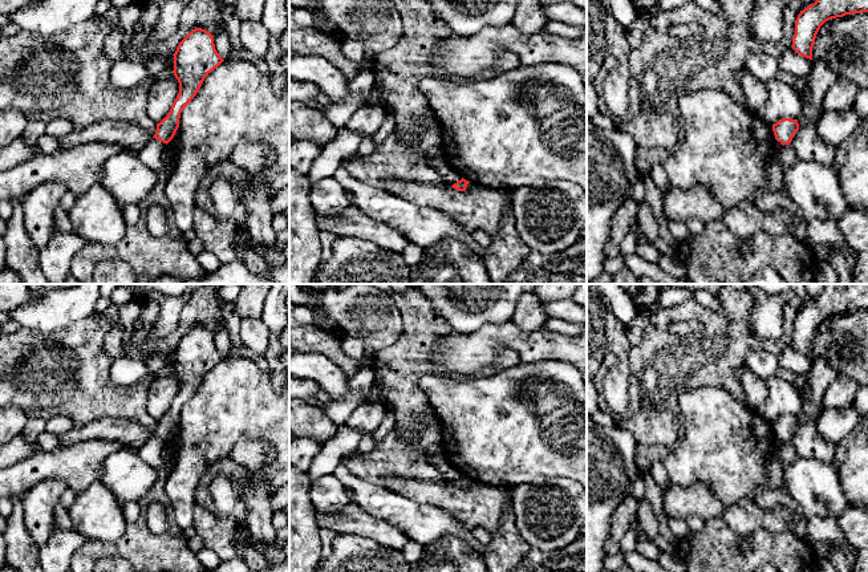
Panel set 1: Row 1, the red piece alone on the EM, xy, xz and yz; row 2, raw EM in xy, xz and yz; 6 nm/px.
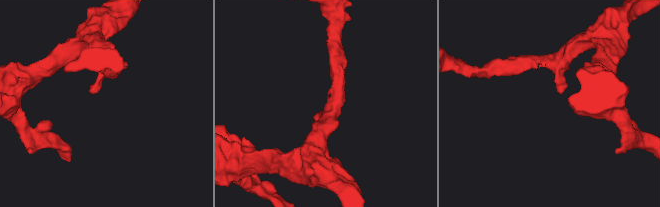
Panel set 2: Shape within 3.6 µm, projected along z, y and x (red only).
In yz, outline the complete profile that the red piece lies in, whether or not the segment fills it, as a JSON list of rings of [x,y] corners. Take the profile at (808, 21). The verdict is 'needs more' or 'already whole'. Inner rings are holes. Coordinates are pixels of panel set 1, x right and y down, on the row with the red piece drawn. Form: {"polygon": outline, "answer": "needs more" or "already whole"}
{"polygon": [[[816,0],[804,8],[795,20],[792,49],[812,60],[816,35],[826,21],[861,12],[868,12],[868,0]]], "answer": "already whole"}

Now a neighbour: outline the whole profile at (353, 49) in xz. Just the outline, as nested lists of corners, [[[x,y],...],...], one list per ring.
[[[345,37],[341,41],[341,50],[345,57],[357,66],[357,70],[361,72],[362,62],[366,54],[362,44],[354,38]]]

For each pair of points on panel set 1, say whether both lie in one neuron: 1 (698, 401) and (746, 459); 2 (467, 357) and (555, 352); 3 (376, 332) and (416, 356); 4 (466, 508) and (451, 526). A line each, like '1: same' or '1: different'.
1: same
2: same
3: different
4: different

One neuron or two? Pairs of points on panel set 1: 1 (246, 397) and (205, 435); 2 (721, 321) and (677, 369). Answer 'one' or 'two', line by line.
1: one
2: one

